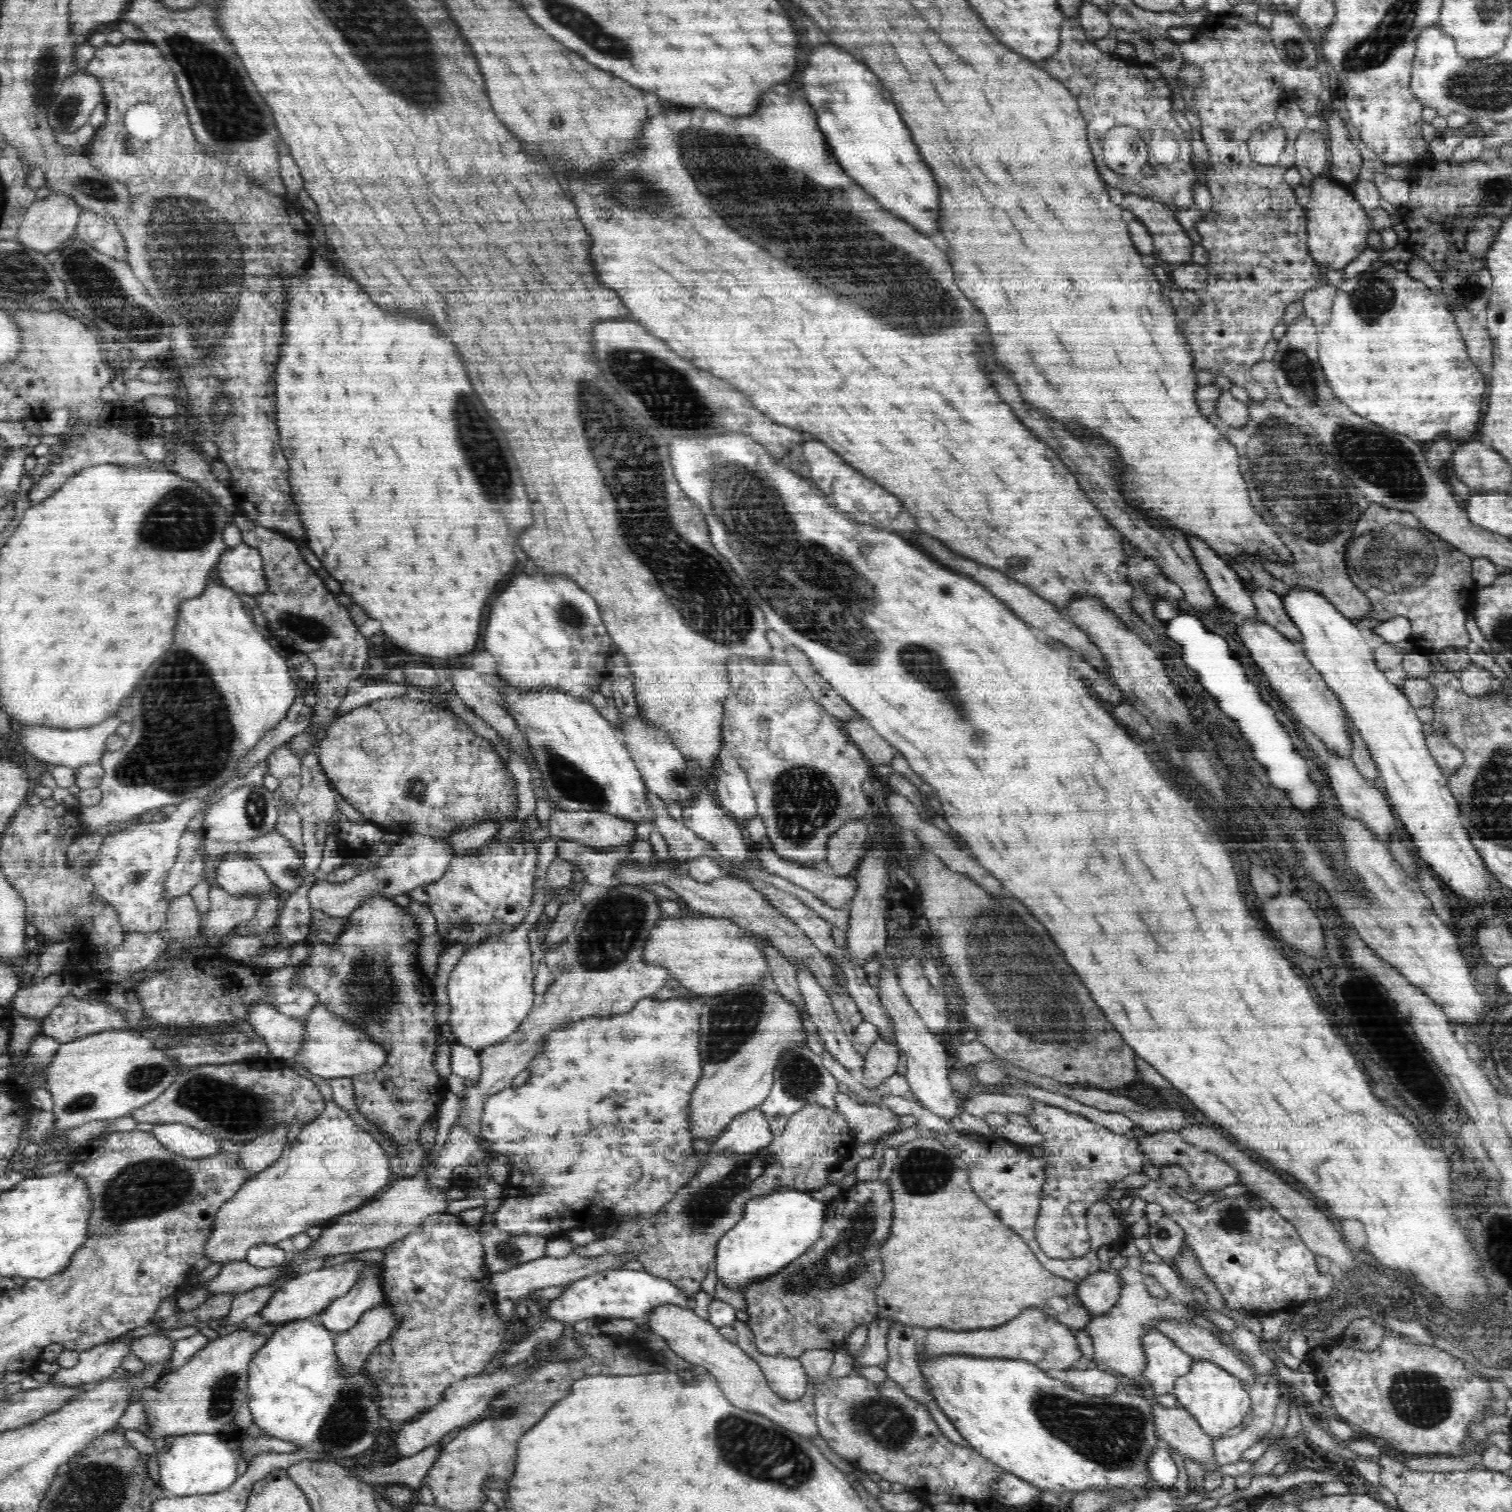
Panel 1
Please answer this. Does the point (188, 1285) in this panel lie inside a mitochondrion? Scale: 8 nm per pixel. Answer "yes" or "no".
no

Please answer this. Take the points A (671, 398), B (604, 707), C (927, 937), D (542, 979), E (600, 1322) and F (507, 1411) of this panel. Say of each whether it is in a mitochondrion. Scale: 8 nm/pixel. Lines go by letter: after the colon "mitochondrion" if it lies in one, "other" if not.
A: mitochondrion
B: other
C: other
D: other
E: other
F: mitochondrion

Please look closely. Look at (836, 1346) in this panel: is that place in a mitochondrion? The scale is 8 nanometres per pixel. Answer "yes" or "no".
no

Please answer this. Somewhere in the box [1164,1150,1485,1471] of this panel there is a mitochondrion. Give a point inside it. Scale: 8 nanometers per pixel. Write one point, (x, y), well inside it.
(1422, 1400)

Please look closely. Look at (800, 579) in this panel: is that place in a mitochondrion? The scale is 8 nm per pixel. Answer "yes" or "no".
yes

